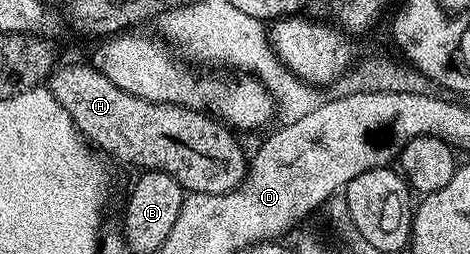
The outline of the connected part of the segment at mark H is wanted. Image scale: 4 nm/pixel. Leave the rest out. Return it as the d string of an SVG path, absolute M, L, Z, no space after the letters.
M75 63L73 65L60 66L56 68L48 80L47 86L56 100L59 101L63 109L66 109L69 116L71 116L73 123L76 125L78 131L82 136L92 145L96 147L98 152L110 155L113 159L118 159L121 163L130 163L131 166L137 167L141 171L162 171L171 177L175 177L175 181L179 181L179 185L184 187L189 193L211 193L218 195L219 193L227 193L234 191L236 187L241 186L245 182L245 173L247 170L247 154L241 148L241 143L236 134L230 128L226 127L220 119L214 119L212 115L204 111L196 111L190 107L180 107L174 103L152 103L143 97L135 97L131 93L127 93L123 89L119 89L119 85L115 85L112 81L107 81L107 77L103 77L98 70L92 67L92 64Z

